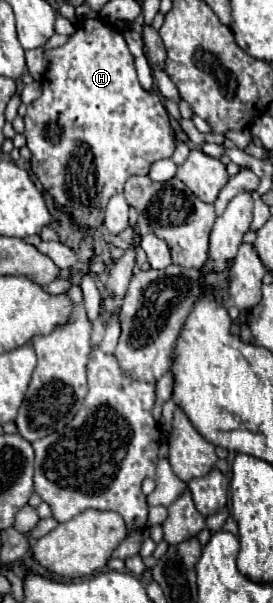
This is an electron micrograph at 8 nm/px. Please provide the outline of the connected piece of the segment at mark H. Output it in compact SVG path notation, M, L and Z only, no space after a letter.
M100 18L84 20L70 40L60 48L48 50L46 58L50 66L42 78L42 96L28 104L24 116L26 146L32 150L32 172L58 206L74 216L78 226L96 228L104 220L104 206L108 200L124 190L126 178L132 174L148 174L148 164L172 156L176 144L174 138L170 138L168 112L156 92L148 94L142 90L134 68L134 56L124 36Z

